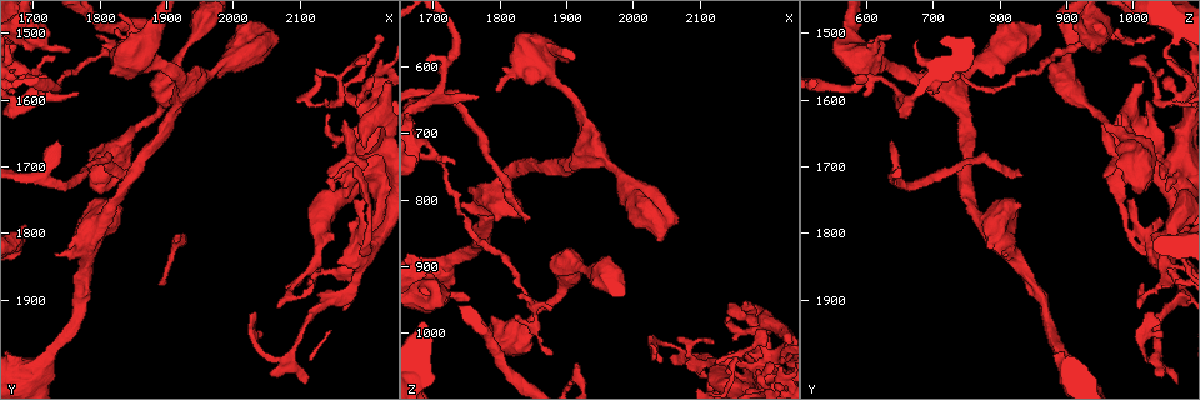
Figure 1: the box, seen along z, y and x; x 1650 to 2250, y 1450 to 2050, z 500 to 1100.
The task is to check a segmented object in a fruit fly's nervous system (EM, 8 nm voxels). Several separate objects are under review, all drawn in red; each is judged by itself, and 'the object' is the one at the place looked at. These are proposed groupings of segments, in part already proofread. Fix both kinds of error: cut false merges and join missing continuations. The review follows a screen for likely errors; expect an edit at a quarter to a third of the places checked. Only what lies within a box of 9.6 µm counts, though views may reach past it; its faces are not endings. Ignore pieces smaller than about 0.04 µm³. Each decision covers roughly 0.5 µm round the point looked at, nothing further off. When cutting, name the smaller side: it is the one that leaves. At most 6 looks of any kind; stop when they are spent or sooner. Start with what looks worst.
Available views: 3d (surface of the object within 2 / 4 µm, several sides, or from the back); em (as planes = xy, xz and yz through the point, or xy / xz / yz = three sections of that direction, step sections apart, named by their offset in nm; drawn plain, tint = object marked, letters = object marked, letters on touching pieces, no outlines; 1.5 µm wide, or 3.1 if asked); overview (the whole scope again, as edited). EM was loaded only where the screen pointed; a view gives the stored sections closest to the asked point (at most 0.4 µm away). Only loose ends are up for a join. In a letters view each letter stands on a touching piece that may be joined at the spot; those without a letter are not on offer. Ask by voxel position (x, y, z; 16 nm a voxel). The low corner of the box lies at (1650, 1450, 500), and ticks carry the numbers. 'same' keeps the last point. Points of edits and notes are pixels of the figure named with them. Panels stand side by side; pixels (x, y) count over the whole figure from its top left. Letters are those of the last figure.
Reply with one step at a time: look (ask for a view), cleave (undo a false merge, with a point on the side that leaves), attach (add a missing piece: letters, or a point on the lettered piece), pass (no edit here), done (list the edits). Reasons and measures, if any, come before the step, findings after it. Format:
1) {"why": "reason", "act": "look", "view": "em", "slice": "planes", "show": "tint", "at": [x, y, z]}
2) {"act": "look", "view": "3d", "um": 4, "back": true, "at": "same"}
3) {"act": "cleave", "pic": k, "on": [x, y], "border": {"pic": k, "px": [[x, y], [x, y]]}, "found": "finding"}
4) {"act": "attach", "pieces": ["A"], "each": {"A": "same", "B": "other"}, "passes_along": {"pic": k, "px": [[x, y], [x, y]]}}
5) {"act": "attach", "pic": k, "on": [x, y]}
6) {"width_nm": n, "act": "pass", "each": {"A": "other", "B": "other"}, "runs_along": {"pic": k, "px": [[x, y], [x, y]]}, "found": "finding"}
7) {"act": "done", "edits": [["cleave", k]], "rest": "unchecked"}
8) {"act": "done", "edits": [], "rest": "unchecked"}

{"why": "thin end", "act": "look", "view": "3d", "um": 2, "at": [1840, 1710, 835]}

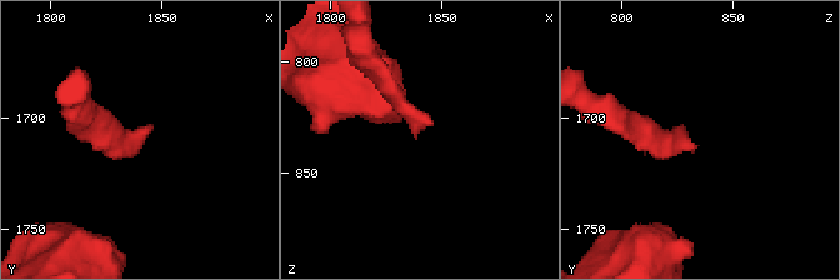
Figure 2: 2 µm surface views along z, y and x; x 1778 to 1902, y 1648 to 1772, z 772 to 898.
{"why": "shape alone is not enough", "act": "look", "view": "em", "slice": "planes", "show": "letters", "at": [1839, 1714, 833]}

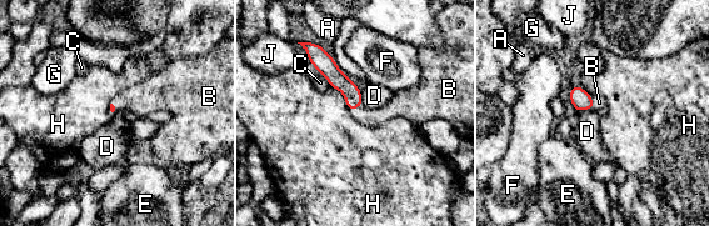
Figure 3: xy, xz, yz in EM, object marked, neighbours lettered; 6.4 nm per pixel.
{"act": "attach", "pieces": ["B"], "each": {"A": "other", "B": "same", "C": "other", "D": "other", "E": "other", "F": "other", "G": "other", "H": "other", "J": "other"}, "passes_along": {"pic": 3, "px": [[582, 100], [593, 103], [599, 103]]}, "found": "the neuron continues"}

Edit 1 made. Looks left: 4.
{"act": "look", "view": "em", "slice": "planes", "show": "tint", "at": [1880, 1510, 1030]}

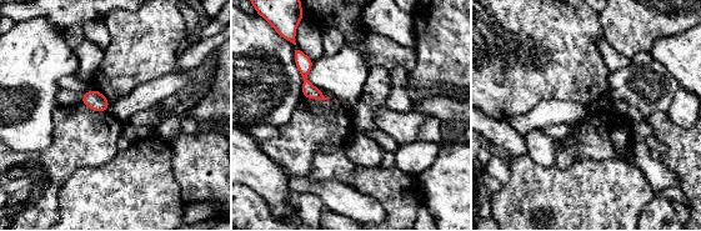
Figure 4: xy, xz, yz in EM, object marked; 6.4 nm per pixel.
{"why": "what lies round it", "act": "look", "view": "em", "slice": "planes", "show": "letters", "at": "same"}

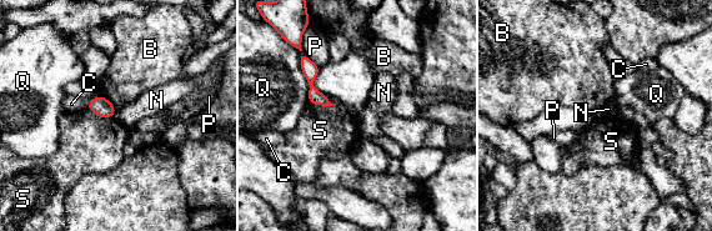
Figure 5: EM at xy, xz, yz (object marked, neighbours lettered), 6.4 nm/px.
{"act": "pass", "each": {"B": "other", "C": "other", "N": "other", "P": "other", "Q": "other", "S": "other"}, "border": {"pic": 5, "px": [[116, 109], [114, 115]]}, "found": "no lettered piece goes on from it"}

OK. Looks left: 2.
{"why": "thin end", "act": "look", "view": "em", "slice": "planes", "show": "tint", "at": [2040, 1950, 1045]}

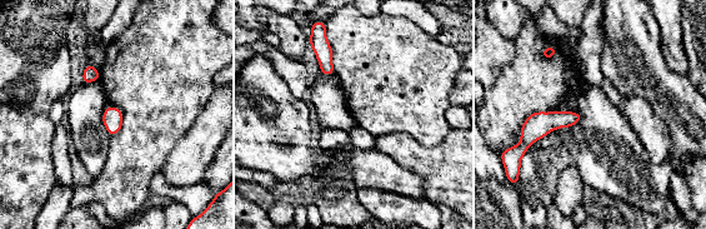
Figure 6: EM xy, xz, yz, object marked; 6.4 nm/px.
{"why": "what lies round it", "act": "look", "view": "em", "slice": "planes", "show": "letters", "at": "same"}

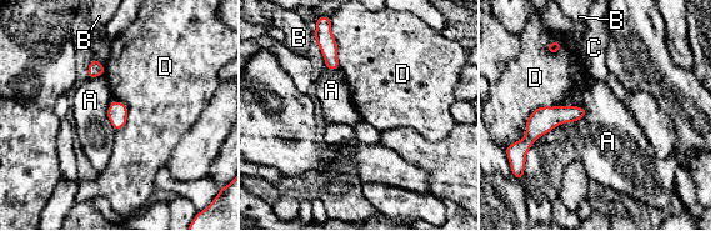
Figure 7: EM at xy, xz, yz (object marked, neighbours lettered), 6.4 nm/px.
{"act": "pass", "each": {"A": "other", "B": "other", "C": "other", "D": "other"}, "found": "no lettered piece goes on from it"}

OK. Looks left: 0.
{"act": "done", "edits": [["attach", 3]], "rest": "unchecked"}

